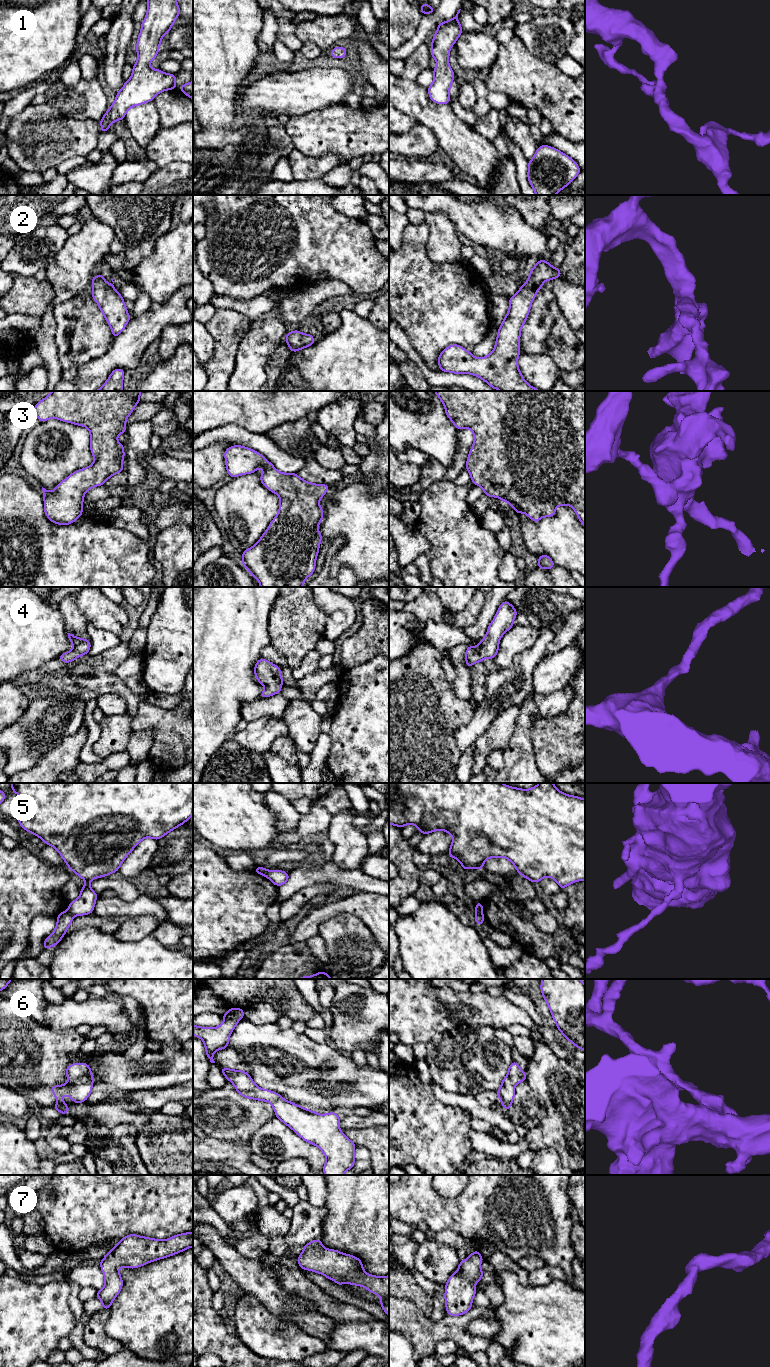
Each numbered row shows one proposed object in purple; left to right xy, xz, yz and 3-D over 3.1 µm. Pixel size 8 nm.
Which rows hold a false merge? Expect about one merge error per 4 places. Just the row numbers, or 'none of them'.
5

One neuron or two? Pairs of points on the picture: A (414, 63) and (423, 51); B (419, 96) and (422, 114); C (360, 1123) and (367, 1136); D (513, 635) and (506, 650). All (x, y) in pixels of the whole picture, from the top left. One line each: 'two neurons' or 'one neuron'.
A: one neuron
B: one neuron
C: two neurons
D: one neuron

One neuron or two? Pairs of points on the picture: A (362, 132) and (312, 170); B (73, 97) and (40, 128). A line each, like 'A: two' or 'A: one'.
A: two
B: two

